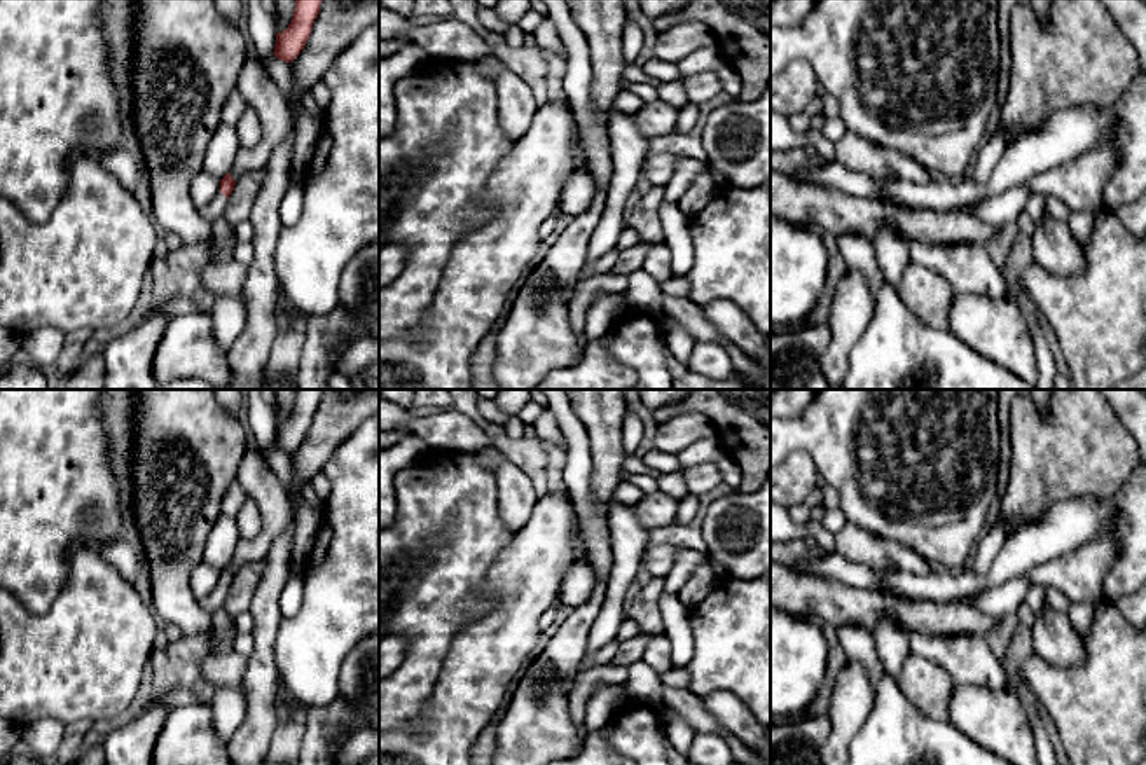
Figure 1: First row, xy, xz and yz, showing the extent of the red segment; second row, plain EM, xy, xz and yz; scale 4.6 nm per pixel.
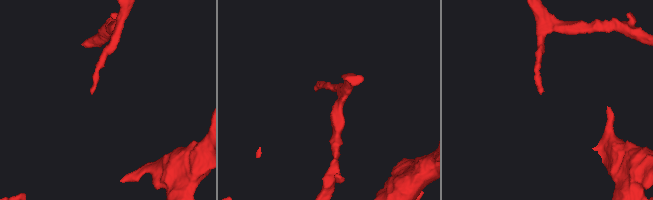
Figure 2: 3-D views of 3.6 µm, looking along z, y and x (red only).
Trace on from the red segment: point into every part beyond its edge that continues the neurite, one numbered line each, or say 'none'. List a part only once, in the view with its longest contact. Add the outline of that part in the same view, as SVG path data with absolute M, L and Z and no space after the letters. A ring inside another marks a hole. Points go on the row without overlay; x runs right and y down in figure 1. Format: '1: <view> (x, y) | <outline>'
1: xy (215, 599) | M218 582L211 594L208 594L204 599L199 599L199 604L204 611L213 615L224 604L225 597L227 589Z

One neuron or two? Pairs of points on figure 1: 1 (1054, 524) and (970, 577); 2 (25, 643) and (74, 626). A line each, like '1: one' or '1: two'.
1: one
2: one

